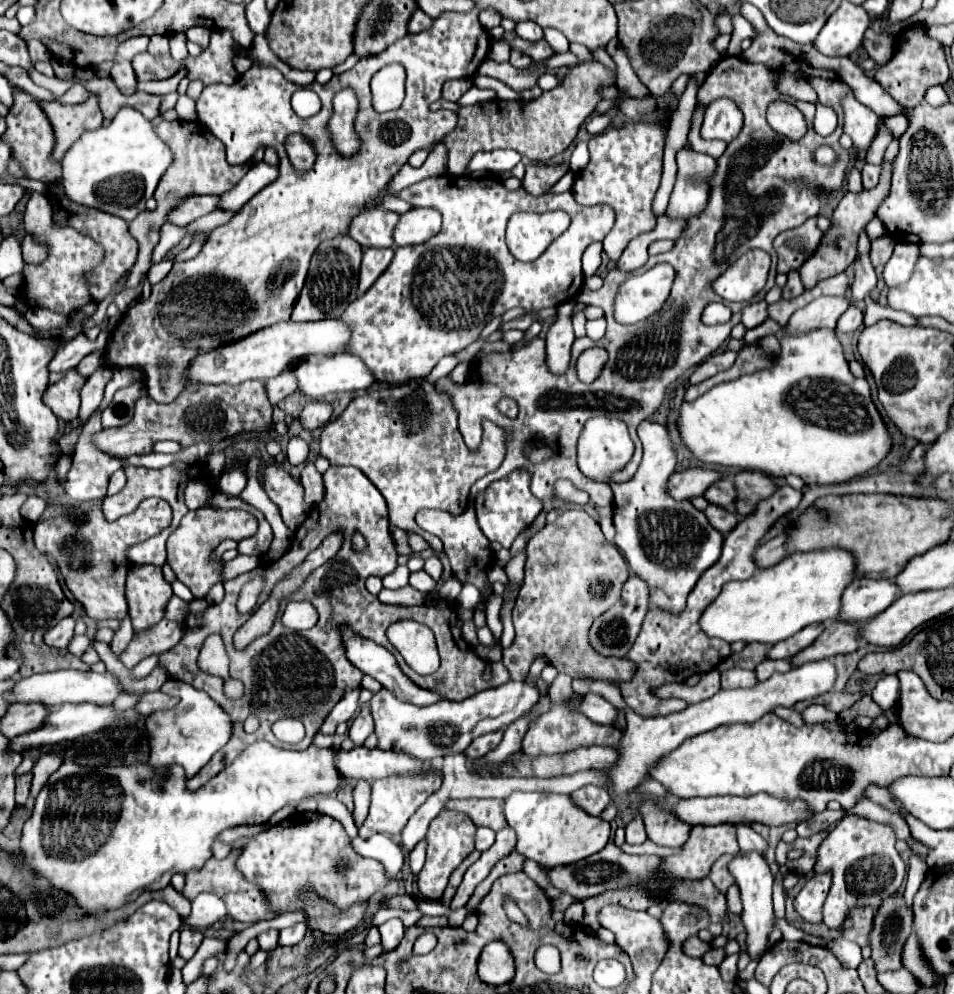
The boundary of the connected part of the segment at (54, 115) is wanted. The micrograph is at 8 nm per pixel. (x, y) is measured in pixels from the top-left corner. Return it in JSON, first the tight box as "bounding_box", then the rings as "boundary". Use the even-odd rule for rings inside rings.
{"bounding_box":[37,94,103,162],"boundary":[[[91,94],[87,102],[83,104],[61,104],[61,102],[47,102],[47,100],[37,100],[45,116],[49,118],[53,126],[53,136],[55,136],[55,146],[51,160],[59,162],[65,150],[71,148],[71,144],[85,132],[101,126],[103,114],[99,110],[97,98]]]}

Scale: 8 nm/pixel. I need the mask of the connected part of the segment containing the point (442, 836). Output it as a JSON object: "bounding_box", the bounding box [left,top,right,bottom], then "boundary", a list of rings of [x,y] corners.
{"bounding_box":[417,808,477,902],"boundary":[[[443,808],[443,812],[429,824],[429,830],[427,830],[427,862],[421,870],[421,874],[417,876],[419,892],[427,900],[437,902],[443,896],[443,890],[447,886],[451,872],[475,850],[475,830],[477,830],[477,826],[473,824],[473,820],[469,816],[465,816],[463,812],[457,812],[457,810],[449,810],[449,808]]]}

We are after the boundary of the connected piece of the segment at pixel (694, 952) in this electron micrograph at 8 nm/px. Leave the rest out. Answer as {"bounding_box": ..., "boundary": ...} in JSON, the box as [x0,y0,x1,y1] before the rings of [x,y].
{"bounding_box":[683,936,709,956],"boundary":[[[691,936],[691,938],[687,938],[687,942],[683,944],[683,952],[685,952],[687,956],[701,956],[701,954],[705,954],[707,950],[709,950],[707,942],[699,940],[697,936]]]}

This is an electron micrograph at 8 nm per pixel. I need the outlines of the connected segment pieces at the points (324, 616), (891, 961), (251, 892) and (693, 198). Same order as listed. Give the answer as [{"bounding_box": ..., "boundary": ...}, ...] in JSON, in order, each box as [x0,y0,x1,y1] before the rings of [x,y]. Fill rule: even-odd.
[{"bounding_box":[159,466,509,776],"boundary":[[[331,466],[331,468],[329,468],[329,470],[327,470],[327,472],[325,472],[325,474],[323,474],[323,482],[325,482],[325,496],[323,496],[323,500],[321,500],[321,502],[319,502],[319,504],[317,504],[317,506],[313,506],[313,508],[311,508],[311,510],[309,510],[309,514],[307,514],[307,518],[305,518],[305,522],[303,522],[303,524],[301,524],[301,526],[299,526],[299,528],[297,528],[297,530],[295,530],[295,534],[293,534],[293,542],[291,542],[291,548],[289,548],[289,550],[287,550],[287,552],[285,552],[285,554],[283,554],[283,556],[281,556],[281,558],[279,558],[279,560],[273,560],[273,562],[269,562],[269,564],[263,564],[263,566],[257,566],[257,568],[255,568],[255,570],[253,570],[253,572],[249,572],[249,574],[241,574],[241,576],[237,576],[237,578],[233,578],[233,580],[227,580],[227,582],[225,582],[225,598],[223,598],[223,602],[221,602],[221,604],[209,604],[209,606],[207,606],[207,608],[205,608],[205,612],[203,612],[203,614],[201,614],[201,616],[189,616],[189,618],[187,618],[187,620],[185,620],[185,634],[183,634],[183,638],[181,638],[181,640],[179,640],[179,644],[177,644],[177,646],[173,646],[173,648],[171,648],[171,650],[167,650],[167,652],[165,652],[165,654],[159,654],[159,666],[161,666],[161,668],[165,668],[165,670],[167,670],[167,674],[169,674],[169,678],[173,678],[173,680],[181,680],[181,682],[187,682],[187,684],[191,684],[191,686],[193,686],[193,688],[197,688],[197,690],[205,690],[205,692],[207,692],[207,694],[209,694],[209,696],[211,696],[211,698],[213,698],[213,700],[215,700],[215,702],[217,702],[217,704],[219,704],[219,706],[221,706],[221,708],[223,708],[223,710],[225,710],[225,712],[227,712],[227,714],[229,714],[229,718],[231,718],[231,720],[233,720],[233,734],[231,734],[231,738],[229,738],[229,744],[225,744],[225,748],[221,748],[221,752],[217,752],[217,756],[215,756],[215,758],[213,758],[213,762],[211,762],[211,768],[205,768],[205,770],[207,770],[207,772],[209,772],[209,774],[207,774],[207,776],[213,776],[213,774],[215,774],[215,770],[219,770],[219,768],[221,768],[221,766],[227,766],[227,764],[231,764],[231,762],[233,762],[233,760],[235,760],[235,758],[237,758],[237,756],[239,756],[239,754],[241,754],[241,752],[243,752],[243,750],[245,750],[245,748],[247,748],[247,746],[249,746],[249,744],[253,744],[253,742],[257,742],[257,740],[265,740],[265,742],[271,742],[271,744],[273,744],[273,746],[283,746],[283,744],[281,744],[281,742],[279,742],[279,740],[277,740],[277,738],[275,738],[275,736],[273,736],[273,732],[271,732],[271,726],[273,726],[273,724],[275,724],[275,722],[277,722],[277,720],[281,720],[281,718],[287,718],[287,716],[289,716],[289,718],[297,718],[297,720],[301,720],[301,722],[303,722],[303,726],[305,726],[305,738],[303,738],[303,740],[301,740],[301,742],[299,742],[299,744],[297,744],[297,746],[295,746],[295,748],[297,748],[297,750],[303,750],[303,748],[307,748],[307,746],[309,746],[309,744],[311,744],[311,740],[313,740],[313,736],[315,736],[315,734],[317,734],[317,728],[319,728],[319,726],[321,726],[321,724],[323,724],[323,720],[325,720],[325,718],[327,718],[327,716],[329,716],[329,712],[331,712],[331,710],[333,710],[333,706],[335,706],[335,704],[337,704],[337,700],[341,700],[341,696],[345,696],[345,694],[347,694],[347,692],[349,692],[349,690],[357,690],[357,688],[361,688],[361,678],[363,678],[363,672],[361,672],[361,670],[359,670],[359,668],[353,668],[353,664],[349,664],[349,660],[347,660],[347,656],[345,656],[345,644],[343,644],[343,636],[341,636],[341,632],[339,632],[339,630],[337,630],[337,624],[345,624],[345,626],[349,626],[349,628],[351,628],[351,632],[353,632],[353,634],[357,634],[357,636],[361,636],[361,638],[369,638],[369,640],[373,640],[373,642],[377,642],[377,644],[383,644],[383,646],[385,646],[385,648],[387,648],[387,650],[393,650],[393,646],[391,646],[391,642],[389,642],[389,640],[387,640],[387,636],[385,636],[385,630],[387,630],[387,626],[389,626],[389,624],[391,624],[391,622],[395,622],[395,620],[397,620],[397,618],[413,618],[413,620],[417,620],[417,622],[421,622],[421,624],[427,624],[427,626],[429,626],[429,628],[431,628],[431,630],[433,630],[433,634],[435,634],[435,642],[437,642],[437,648],[439,648],[439,656],[441,656],[441,666],[439,666],[439,670],[437,670],[437,672],[435,672],[435,674],[431,674],[431,676],[421,676],[421,674],[417,674],[417,672],[413,672],[413,670],[411,670],[411,668],[409,668],[409,666],[407,666],[407,664],[405,664],[405,660],[403,660],[403,658],[399,658],[399,654],[395,654],[395,658],[397,658],[397,662],[399,662],[399,666],[401,666],[401,670],[403,670],[403,672],[405,672],[405,674],[407,674],[407,676],[409,676],[409,678],[411,678],[411,680],[413,680],[413,682],[415,682],[415,684],[417,684],[417,686],[419,686],[419,688],[425,688],[425,690],[431,690],[431,692],[437,692],[437,694],[439,694],[439,696],[443,696],[443,698],[447,698],[447,700],[465,700],[465,698],[467,698],[467,696],[473,696],[473,694],[477,694],[477,692],[481,692],[481,690],[487,690],[487,688],[495,688],[495,686],[499,686],[499,684],[505,684],[505,682],[507,682],[507,680],[509,680],[509,672],[507,672],[507,668],[505,668],[505,666],[503,666],[503,668],[497,668],[497,666],[499,666],[499,664],[491,664],[491,666],[489,666],[489,664],[487,664],[487,662],[485,662],[485,660],[483,660],[483,658],[479,658],[479,656],[477,656],[477,654],[475,654],[475,650],[473,650],[473,648],[471,648],[471,646],[469,646],[469,644],[467,644],[467,642],[465,642],[465,640],[463,640],[463,638],[461,638],[461,626],[463,626],[463,622],[461,622],[461,620],[459,620],[459,616],[457,616],[457,610],[455,610],[455,606],[451,606],[451,604],[447,604],[447,608],[437,608],[437,606],[413,606],[413,608],[397,608],[397,606],[387,606],[387,604],[381,604],[381,602],[379,602],[379,600],[377,600],[377,596],[373,596],[373,594],[369,594],[369,592],[367,592],[367,590],[365,590],[365,578],[367,578],[367,576],[371,576],[371,574],[373,574],[373,576],[385,576],[385,574],[389,574],[389,572],[393,572],[393,570],[395,570],[395,566],[397,566],[397,564],[395,564],[395,562],[397,562],[397,550],[395,550],[395,544],[393,544],[393,538],[391,538],[391,534],[389,534],[389,520],[387,520],[387,504],[385,504],[385,498],[383,498],[383,496],[381,496],[381,492],[379,492],[379,490],[372,484],[372,482],[369,482],[369,478],[367,478],[367,476],[365,476],[365,474],[363,474],[363,472],[361,472],[361,470],[359,470],[359,468],[355,468],[355,466]],[[337,530],[341,530],[341,532],[343,532],[343,544],[341,544],[341,548],[339,548],[339,552],[337,552],[337,554],[335,554],[335,556],[333,556],[333,558],[331,558],[331,560],[329,560],[329,562],[327,562],[327,564],[323,564],[323,566],[321,566],[321,568],[317,568],[317,570],[315,570],[315,572],[313,572],[313,574],[311,574],[311,576],[309,576],[309,578],[307,578],[307,582],[305,582],[305,584],[303,584],[303,586],[301,586],[301,588],[299,588],[299,590],[297,590],[297,592],[295,592],[295,594],[293,594],[293,596],[291,596],[291,598],[289,598],[289,600],[305,600],[305,602],[311,602],[311,604],[313,604],[313,606],[315,606],[315,608],[317,608],[317,612],[319,612],[319,622],[317,622],[317,624],[315,624],[315,626],[313,626],[313,628],[309,628],[309,630],[289,630],[289,628],[285,628],[285,626],[283,626],[283,622],[275,622],[275,626],[273,626],[273,630],[271,630],[271,632],[269,632],[269,634],[267,634],[267,636],[265,636],[265,638],[257,638],[257,640],[255,640],[255,642],[253,642],[253,644],[251,644],[251,646],[247,646],[247,648],[245,648],[245,650],[241,650],[241,652],[239,652],[239,650],[235,650],[235,648],[233,648],[233,632],[235,632],[235,630],[237,630],[237,628],[239,628],[239,626],[241,626],[241,624],[245,624],[245,622],[247,622],[247,618],[249,618],[249,616],[251,616],[251,612],[249,612],[249,614],[239,614],[239,612],[237,612],[237,610],[235,610],[235,604],[237,604],[237,598],[239,598],[239,592],[241,592],[241,586],[243,586],[243,584],[247,584],[247,582],[249,582],[249,576],[261,576],[261,574],[263,574],[263,578],[265,578],[265,594],[259,594],[259,600],[257,600],[257,606],[255,606],[255,608],[259,608],[259,606],[261,606],[261,604],[263,604],[263,600],[267,600],[267,596],[269,596],[269,594],[271,594],[271,590],[273,590],[273,586],[275,586],[275,584],[277,584],[277,582],[279,582],[279,580],[281,580],[281,578],[283,578],[283,576],[285,576],[285,574],[287,574],[287,572],[289,572],[289,570],[291,570],[291,568],[295,568],[295,566],[297,566],[297,564],[299,564],[299,562],[303,562],[303,558],[305,558],[305,556],[307,556],[307,554],[309,554],[309,552],[311,552],[311,550],[315,550],[315,548],[317,548],[317,546],[319,546],[319,544],[321,544],[321,542],[323,542],[323,540],[325,540],[325,538],[327,538],[327,536],[329,536],[329,534],[331,534],[331,532],[337,532]],[[355,530],[361,530],[361,532],[363,532],[363,534],[365,534],[365,538],[367,538],[367,550],[365,550],[365,552],[353,552],[353,550],[351,550],[351,536],[353,536],[353,532],[355,532]],[[213,632],[219,632],[219,634],[221,634],[221,636],[223,636],[223,642],[225,642],[225,648],[227,648],[227,654],[229,654],[229,658],[231,658],[231,666],[229,666],[229,674],[231,674],[231,678],[237,678],[237,680],[241,680],[241,682],[243,682],[243,686],[245,686],[245,694],[243,694],[243,696],[241,696],[241,698],[239,698],[239,700],[231,700],[231,698],[227,698],[227,696],[225,696],[225,694],[223,694],[223,684],[225,684],[225,680],[223,680],[223,678],[213,678],[213,676],[211,676],[211,674],[203,674],[203,672],[201,672],[201,670],[199,670],[199,666],[197,666],[197,656],[199,656],[199,650],[201,650],[201,644],[203,644],[203,640],[205,640],[205,638],[207,638],[207,636],[209,636],[209,634],[213,634]],[[487,666],[489,666],[489,668],[493,668],[493,680],[491,680],[491,682],[483,682],[483,680],[481,680],[481,672],[483,672],[483,670],[485,670],[485,668],[487,668]],[[437,678],[445,678],[445,684],[443,684],[443,686],[439,686],[439,684],[437,684]],[[251,714],[255,714],[255,716],[257,716],[257,718],[259,718],[259,728],[257,728],[257,732],[253,732],[253,734],[245,734],[245,732],[243,732],[243,722],[245,722],[245,718],[247,718],[247,716],[251,716]]]},{"bounding_box":[867,890,913,972],"boundary":[[[901,890],[885,898],[881,906],[875,910],[873,928],[867,938],[871,948],[871,960],[875,962],[877,972],[903,968],[901,952],[905,940],[913,932],[911,922],[913,922],[913,912],[905,904]]]},{"bounding_box":[183,848,273,924],"boundary":[[[235,848],[235,850],[231,850],[231,854],[229,854],[225,860],[209,858],[201,870],[189,872],[187,878],[185,878],[183,896],[189,898],[189,900],[193,900],[193,898],[195,898],[197,894],[201,894],[201,892],[213,892],[213,894],[221,896],[221,900],[225,902],[225,906],[227,906],[227,916],[229,916],[229,918],[239,920],[239,922],[247,922],[247,924],[273,918],[273,912],[271,912],[267,900],[263,898],[263,892],[261,892],[255,884],[249,884],[249,882],[245,880],[245,876],[241,876],[241,872],[237,872],[237,868],[235,868],[237,856],[239,856],[239,850]]]},{"bounding_box":[665,150,715,218],"boundary":[[[679,150],[675,156],[679,160],[679,174],[665,216],[687,218],[697,214],[707,204],[709,196],[707,176],[711,176],[715,160],[707,154],[697,154],[693,150]]]}]

